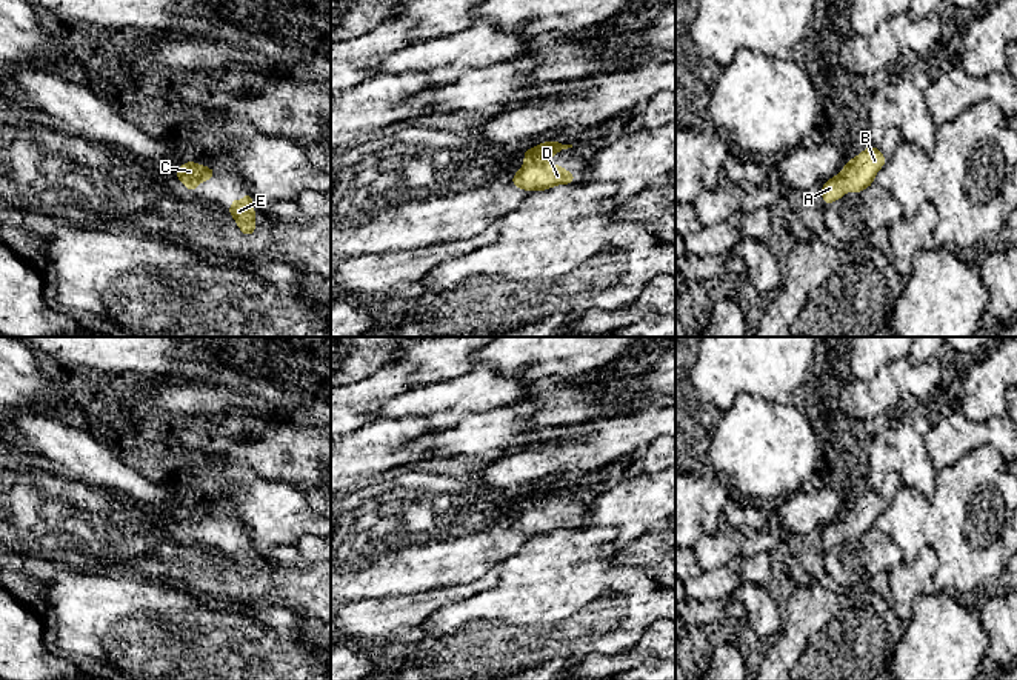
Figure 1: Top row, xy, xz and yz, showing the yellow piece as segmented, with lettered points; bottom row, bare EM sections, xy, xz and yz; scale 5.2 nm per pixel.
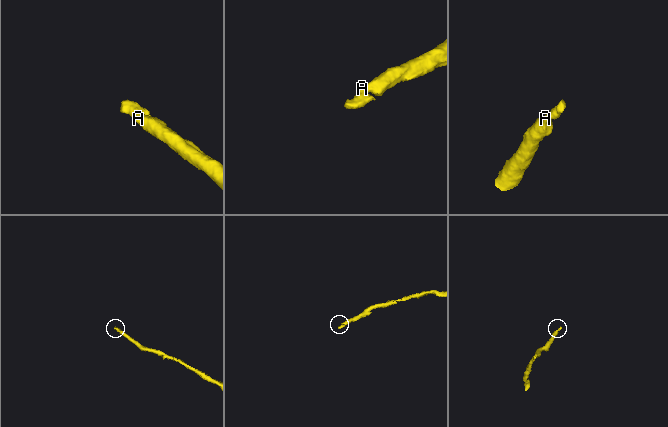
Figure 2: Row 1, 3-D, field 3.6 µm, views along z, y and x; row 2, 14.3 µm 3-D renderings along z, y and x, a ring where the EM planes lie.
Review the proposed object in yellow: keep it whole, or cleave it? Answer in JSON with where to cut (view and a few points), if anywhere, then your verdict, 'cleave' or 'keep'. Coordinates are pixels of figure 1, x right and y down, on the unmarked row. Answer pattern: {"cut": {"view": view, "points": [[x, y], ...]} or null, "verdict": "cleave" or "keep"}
{"cut": null, "verdict": "keep"}

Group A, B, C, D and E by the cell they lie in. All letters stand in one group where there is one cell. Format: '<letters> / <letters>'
A B C D E

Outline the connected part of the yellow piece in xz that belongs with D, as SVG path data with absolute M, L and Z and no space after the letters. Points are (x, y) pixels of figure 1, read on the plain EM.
M545 486L523 497L525 509L512 520L512 529L528 537L545 535L557 529L575 526L575 520L563 511L548 509L546 505L559 495L572 492L560 486Z

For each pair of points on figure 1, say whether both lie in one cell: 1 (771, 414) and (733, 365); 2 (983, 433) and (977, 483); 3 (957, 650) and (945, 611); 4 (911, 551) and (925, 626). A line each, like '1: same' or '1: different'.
1: different
2: different
3: same
4: different

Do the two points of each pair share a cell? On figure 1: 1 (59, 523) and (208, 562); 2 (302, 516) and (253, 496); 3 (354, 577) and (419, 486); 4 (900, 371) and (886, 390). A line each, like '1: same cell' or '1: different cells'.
1: same cell
2: same cell
3: same cell
4: different cells

